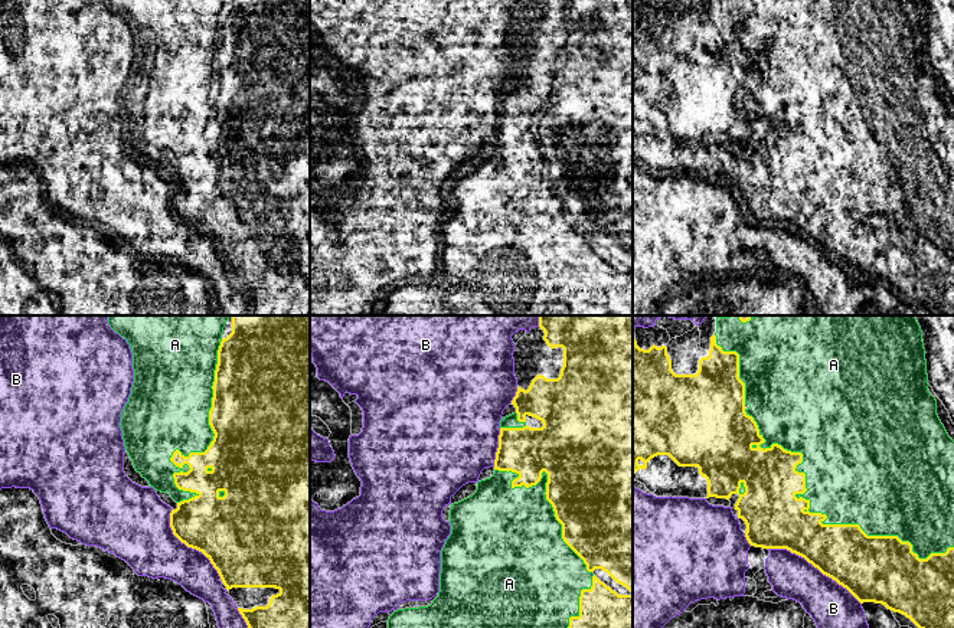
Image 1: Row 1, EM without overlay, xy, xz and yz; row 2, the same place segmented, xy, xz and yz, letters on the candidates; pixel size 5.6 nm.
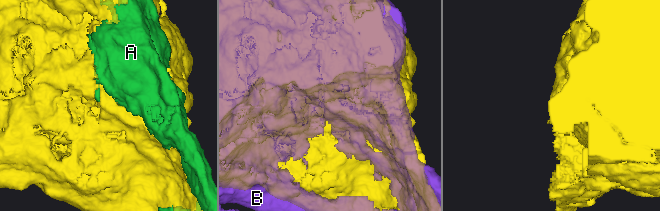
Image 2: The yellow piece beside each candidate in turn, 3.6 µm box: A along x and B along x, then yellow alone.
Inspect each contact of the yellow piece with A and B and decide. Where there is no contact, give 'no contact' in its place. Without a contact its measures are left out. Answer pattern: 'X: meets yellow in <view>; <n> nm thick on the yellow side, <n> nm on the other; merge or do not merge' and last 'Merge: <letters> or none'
A: meets yellow in yz; 340 nm thick on the yellow side, 480 nm on the other; merge
B: meets yellow in yz; 320 nm thick on the yellow side, 260 nm on the other; do not merge
Merge: A

